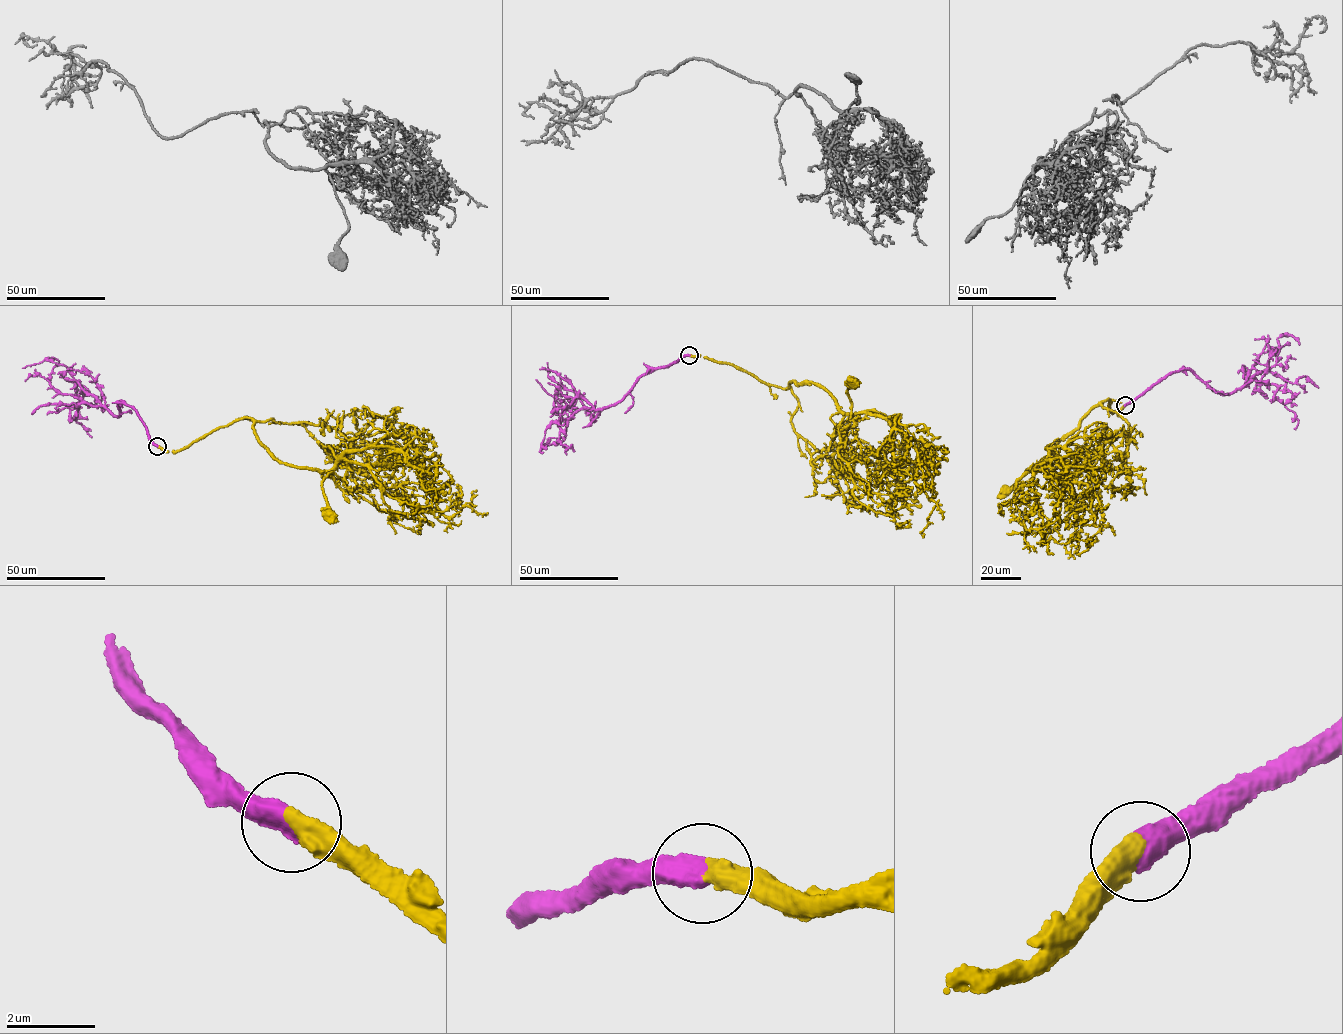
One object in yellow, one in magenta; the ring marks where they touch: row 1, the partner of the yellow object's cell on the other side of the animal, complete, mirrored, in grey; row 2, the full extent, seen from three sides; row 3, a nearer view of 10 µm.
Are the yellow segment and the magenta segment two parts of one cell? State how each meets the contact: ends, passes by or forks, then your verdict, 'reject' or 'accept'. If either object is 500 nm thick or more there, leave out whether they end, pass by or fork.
accept

